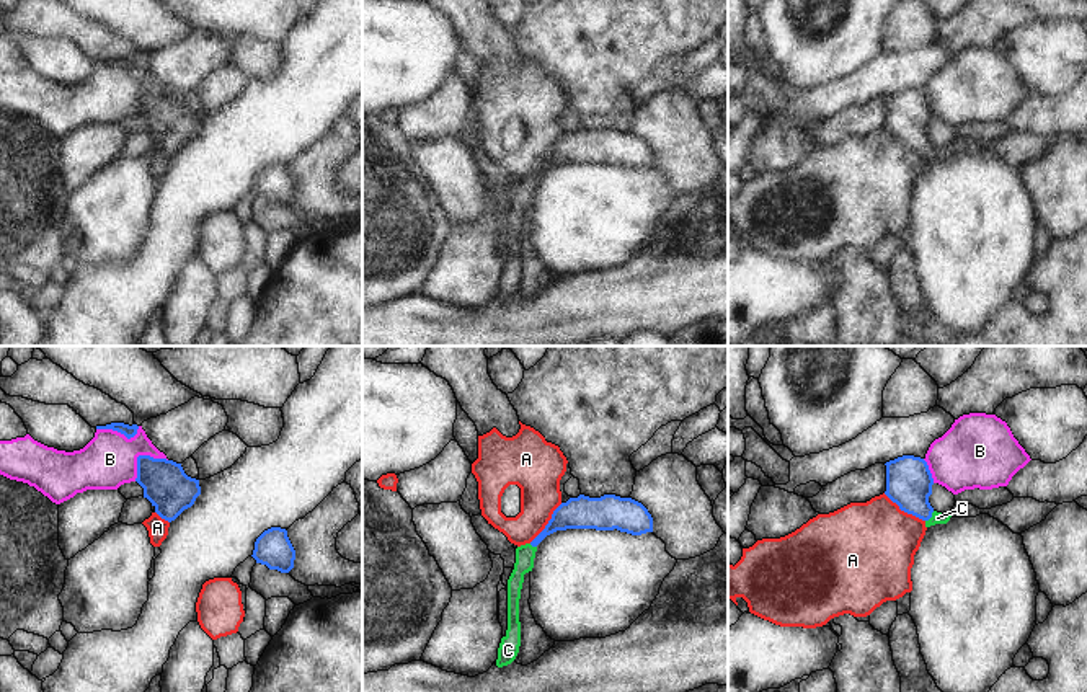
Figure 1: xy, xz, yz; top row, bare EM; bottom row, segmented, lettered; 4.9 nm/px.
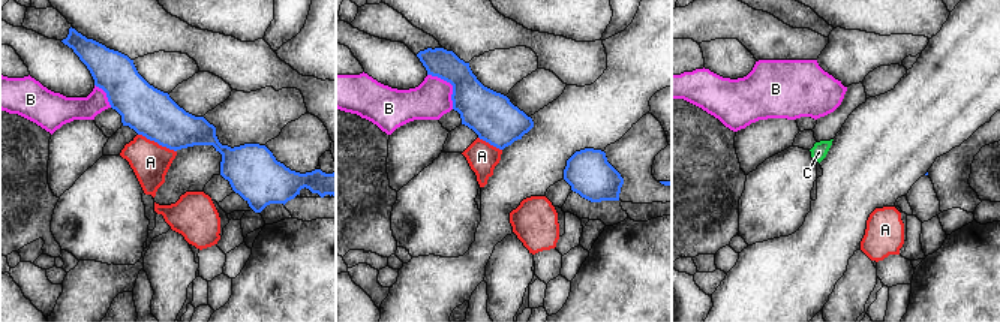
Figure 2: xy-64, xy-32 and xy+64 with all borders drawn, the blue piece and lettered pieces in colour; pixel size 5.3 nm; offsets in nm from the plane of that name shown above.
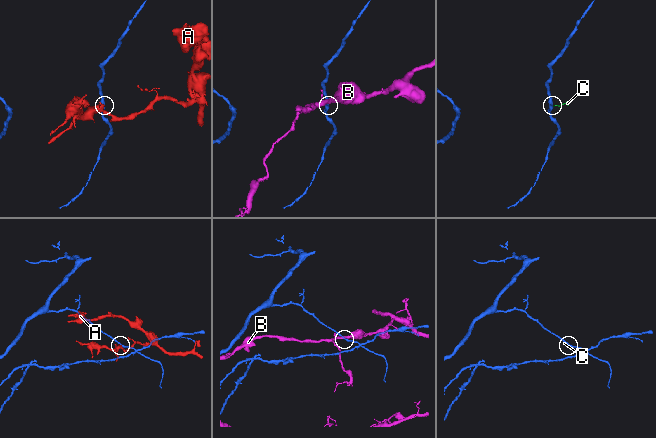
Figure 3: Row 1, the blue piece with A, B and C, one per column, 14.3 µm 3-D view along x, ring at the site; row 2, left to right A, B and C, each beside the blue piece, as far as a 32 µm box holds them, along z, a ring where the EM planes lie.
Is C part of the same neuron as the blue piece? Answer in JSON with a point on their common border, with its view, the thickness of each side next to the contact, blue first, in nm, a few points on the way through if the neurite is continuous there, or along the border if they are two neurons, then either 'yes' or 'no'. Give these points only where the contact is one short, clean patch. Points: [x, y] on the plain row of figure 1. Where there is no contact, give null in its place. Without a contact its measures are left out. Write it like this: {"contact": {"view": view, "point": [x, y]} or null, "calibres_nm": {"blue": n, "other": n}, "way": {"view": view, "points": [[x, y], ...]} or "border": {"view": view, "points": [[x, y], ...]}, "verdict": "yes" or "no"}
{"contact": {"view": "yz", "point": [931, 150]}, "calibres_nm": {"blue": 220, "other": 60}, "way": {"view": "yz", "points": [[909, 116], [913, 133], [931, 150], [937, 152]]}, "verdict": "yes"}

